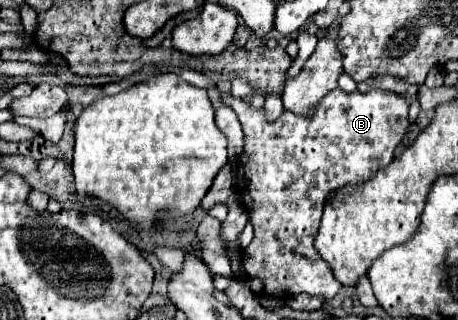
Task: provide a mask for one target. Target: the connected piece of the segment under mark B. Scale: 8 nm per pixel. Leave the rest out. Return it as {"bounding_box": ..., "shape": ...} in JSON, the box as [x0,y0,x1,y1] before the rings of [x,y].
{"bounding_box":[221,88,409,300],"shape":[[[337,88],[319,102],[311,118],[283,112],[277,122],[267,122],[263,110],[253,110],[241,98],[233,98],[231,94],[221,94],[221,100],[237,112],[245,132],[243,154],[237,162],[237,188],[255,228],[253,242],[243,250],[245,272],[249,276],[247,282],[251,282],[251,286],[257,284],[259,292],[277,294],[281,298],[301,292],[323,296],[325,300],[333,298],[341,284],[335,280],[329,264],[313,246],[323,206],[327,204],[331,192],[341,186],[339,182],[359,182],[361,186],[363,182],[371,180],[379,168],[383,170],[393,160],[393,152],[401,144],[409,126],[407,100],[399,94],[383,90],[371,90],[367,94],[355,90],[353,94],[345,94]]]}

